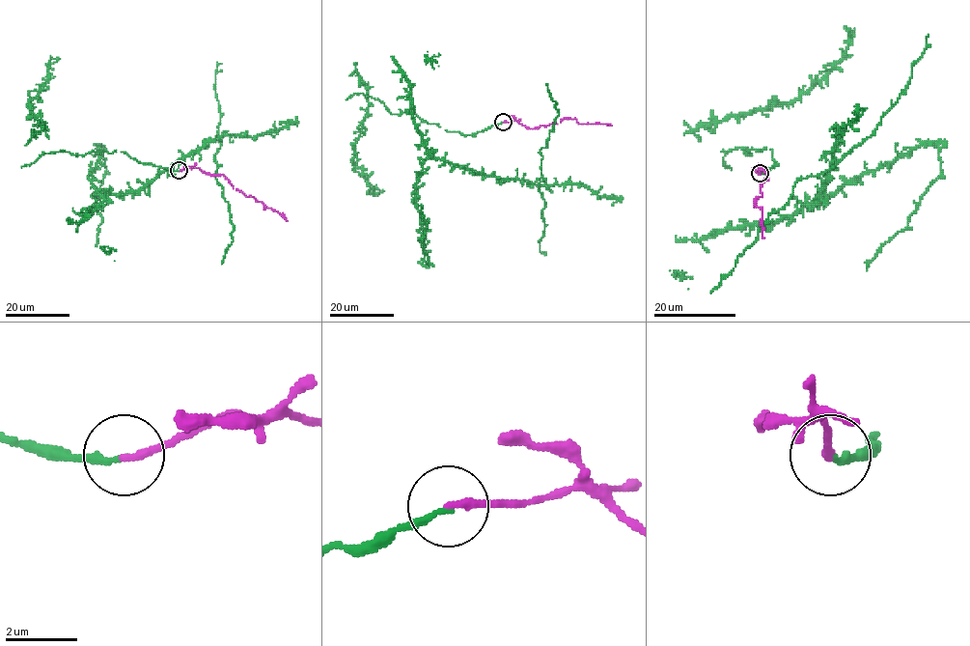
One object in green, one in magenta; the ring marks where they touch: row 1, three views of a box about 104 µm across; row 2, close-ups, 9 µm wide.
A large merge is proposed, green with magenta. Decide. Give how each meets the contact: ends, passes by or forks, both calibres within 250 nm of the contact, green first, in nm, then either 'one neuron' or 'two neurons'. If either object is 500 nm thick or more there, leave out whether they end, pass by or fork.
green ends | magenta ends | 180/200 nm | one neuron

